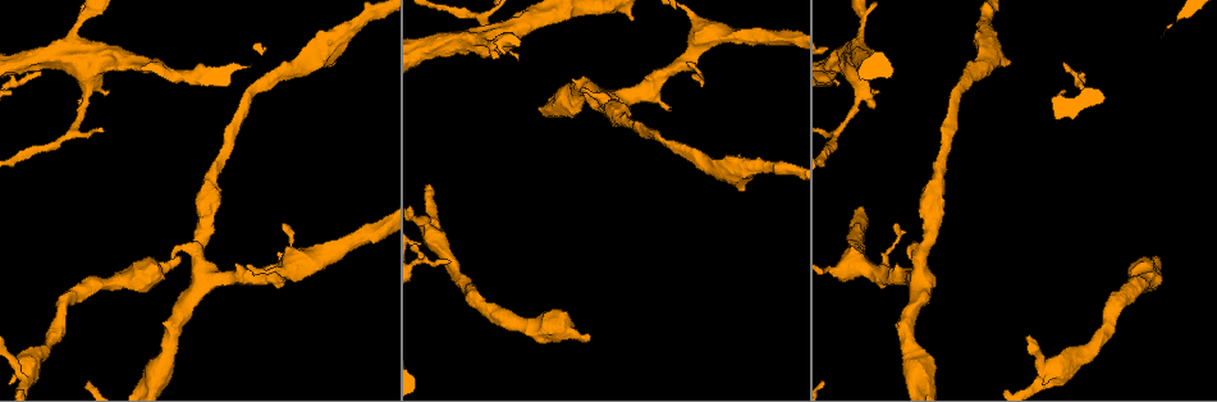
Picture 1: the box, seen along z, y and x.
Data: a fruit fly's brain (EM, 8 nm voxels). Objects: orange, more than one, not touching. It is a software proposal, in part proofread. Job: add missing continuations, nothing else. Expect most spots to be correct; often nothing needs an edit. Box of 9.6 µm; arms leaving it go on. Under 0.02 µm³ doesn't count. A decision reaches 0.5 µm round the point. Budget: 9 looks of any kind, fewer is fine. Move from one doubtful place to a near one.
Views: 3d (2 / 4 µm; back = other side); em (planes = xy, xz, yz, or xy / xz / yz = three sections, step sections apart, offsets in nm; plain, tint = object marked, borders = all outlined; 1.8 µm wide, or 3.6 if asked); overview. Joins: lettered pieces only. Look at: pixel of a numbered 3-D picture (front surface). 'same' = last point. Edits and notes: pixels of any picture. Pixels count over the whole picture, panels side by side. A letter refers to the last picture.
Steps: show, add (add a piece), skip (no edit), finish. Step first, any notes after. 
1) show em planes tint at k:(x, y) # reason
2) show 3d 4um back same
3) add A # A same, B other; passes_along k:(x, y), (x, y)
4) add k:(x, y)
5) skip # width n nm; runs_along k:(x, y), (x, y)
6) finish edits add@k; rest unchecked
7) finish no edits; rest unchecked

show em planes borders at 1:(909, 257) # an open end

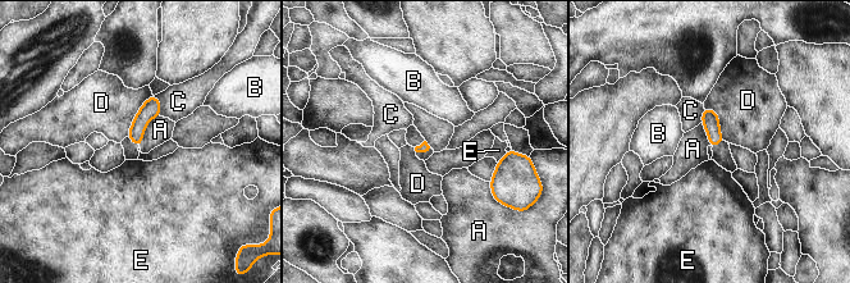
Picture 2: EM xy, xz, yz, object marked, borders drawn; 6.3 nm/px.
skip # A other, B other, C other, D other, E other; border 2:(159, 115), (149, 123), (138, 146); no lettered piece goes on from it

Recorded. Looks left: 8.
show 3d 2um at 1:(878, 91)

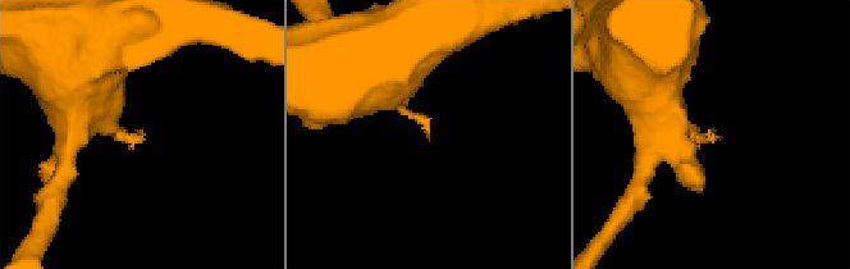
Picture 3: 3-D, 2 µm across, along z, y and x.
show em planes plain at 3:(138, 133) # now the EM

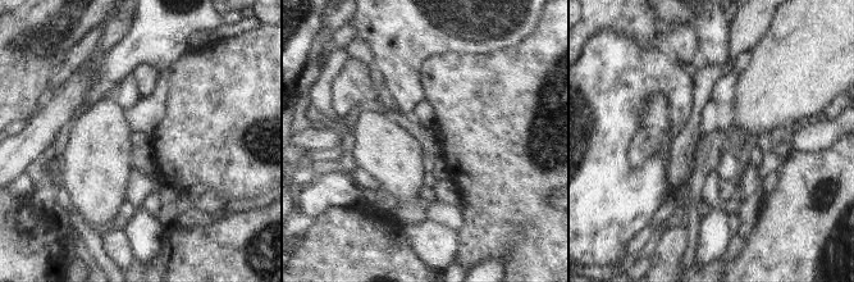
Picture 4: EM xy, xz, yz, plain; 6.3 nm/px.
show em planes borders same # see the neighbours

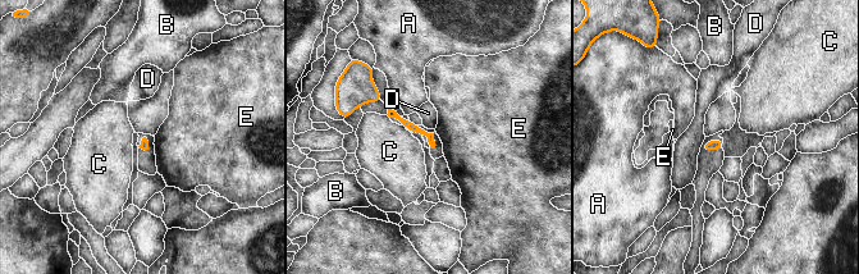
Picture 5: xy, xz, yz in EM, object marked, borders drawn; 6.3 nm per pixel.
skip # longest_contact C 40 nm; A other, B other, C other, D other, E other; border 5:(402, 124), (405, 128); no lettered piece goes on from it

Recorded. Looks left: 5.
show em xy step 4 tint at 1:(837, 83) # free end

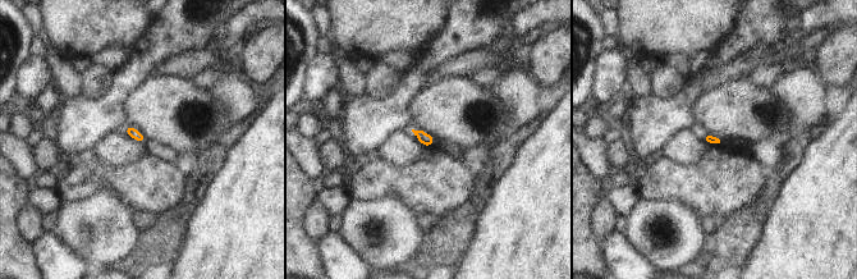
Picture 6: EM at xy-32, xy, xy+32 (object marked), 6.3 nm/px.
show em planes borders same # cut it another way

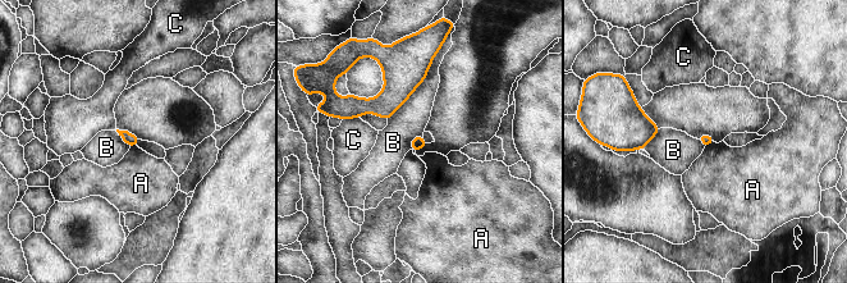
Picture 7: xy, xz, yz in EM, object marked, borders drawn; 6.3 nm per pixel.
skip # A other, B other, C other; border 7:(715, 142), (705, 147); no lettered piece goes on from it

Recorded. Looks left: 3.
show em xy step 8 borders at 1:(671, 108) # an open end

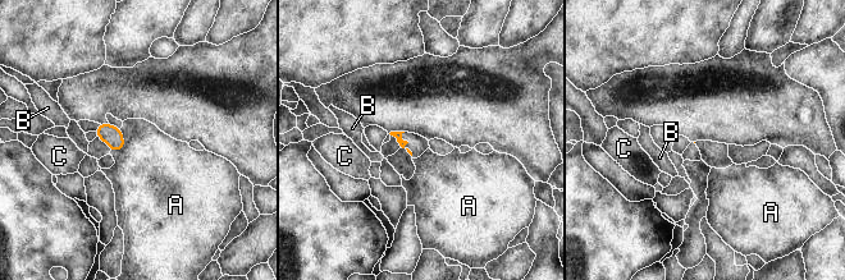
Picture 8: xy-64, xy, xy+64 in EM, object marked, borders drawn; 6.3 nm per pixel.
skip # longest_contact A 170 nm; A other, B other, C other; no lettered piece goes on from it

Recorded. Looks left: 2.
finish no edits; rest unchecked

